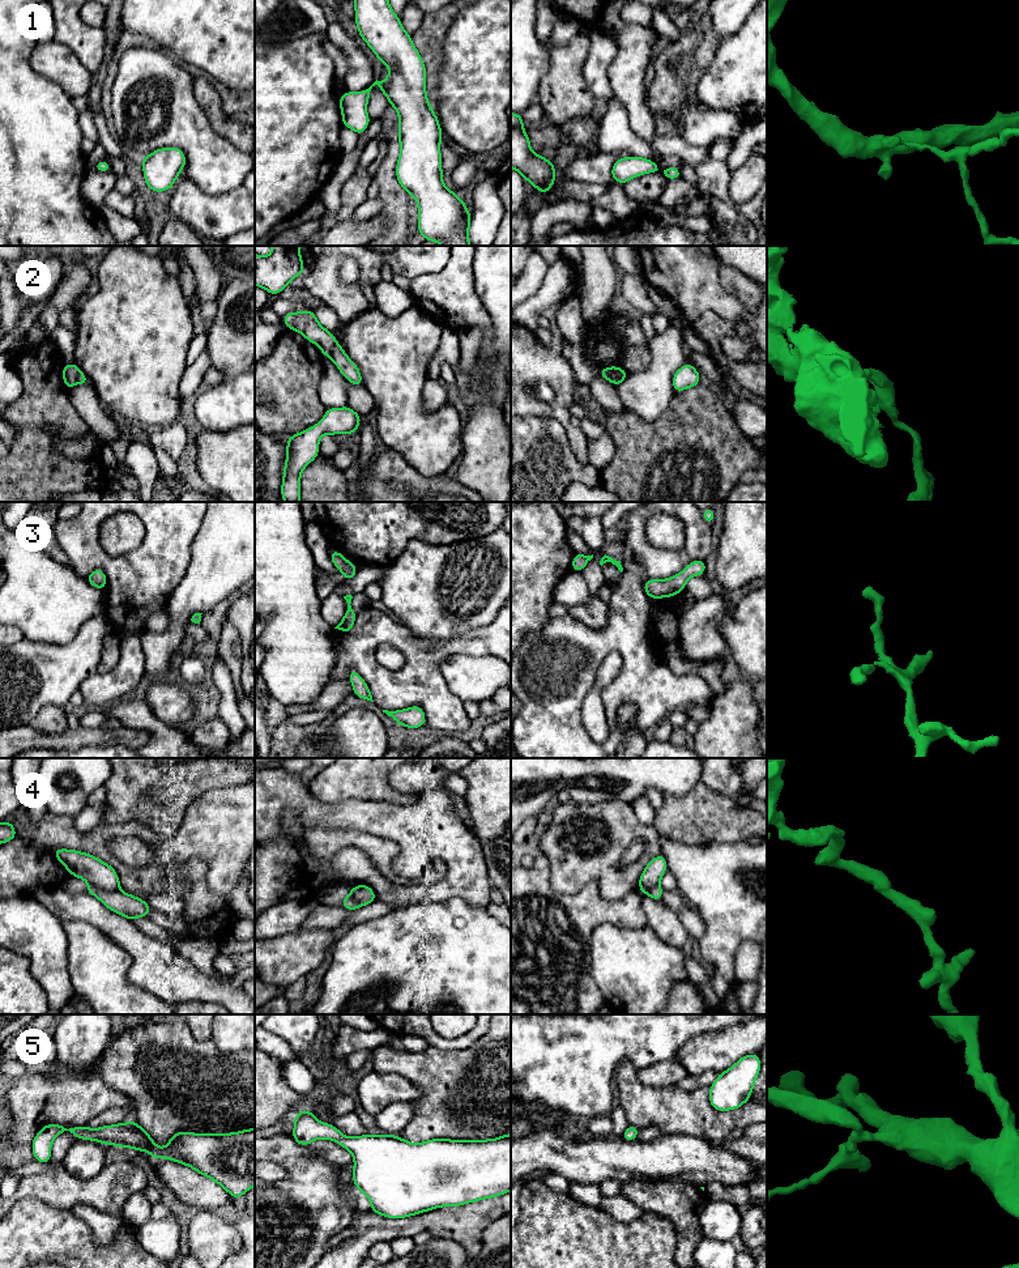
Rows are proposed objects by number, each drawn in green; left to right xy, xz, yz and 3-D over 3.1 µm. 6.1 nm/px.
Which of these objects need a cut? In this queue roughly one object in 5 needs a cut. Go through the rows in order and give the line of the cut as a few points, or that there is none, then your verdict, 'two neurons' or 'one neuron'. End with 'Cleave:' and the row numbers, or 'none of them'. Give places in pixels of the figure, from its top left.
1: cut none; one neuron
2: cut yz (618, 367), (610, 381); two neurons
3: cut none; one neuron
4: cut xy (90, 883), (106, 890), (118, 890); two neurons
5: cut none; one neuron
Cleave: 2, 4

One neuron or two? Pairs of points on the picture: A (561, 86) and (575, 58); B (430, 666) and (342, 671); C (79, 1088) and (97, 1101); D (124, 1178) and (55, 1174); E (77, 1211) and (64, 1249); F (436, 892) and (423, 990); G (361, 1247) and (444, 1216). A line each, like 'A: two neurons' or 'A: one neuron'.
A: one neuron
B: one neuron
C: one neuron
D: one neuron
E: two neurons
F: two neurons
G: one neuron

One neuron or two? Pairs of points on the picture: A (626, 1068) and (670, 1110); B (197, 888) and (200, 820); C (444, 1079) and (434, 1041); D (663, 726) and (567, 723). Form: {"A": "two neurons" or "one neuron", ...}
{"A": "one neuron", "B": "two neurons", "C": "two neurons", "D": "two neurons"}

